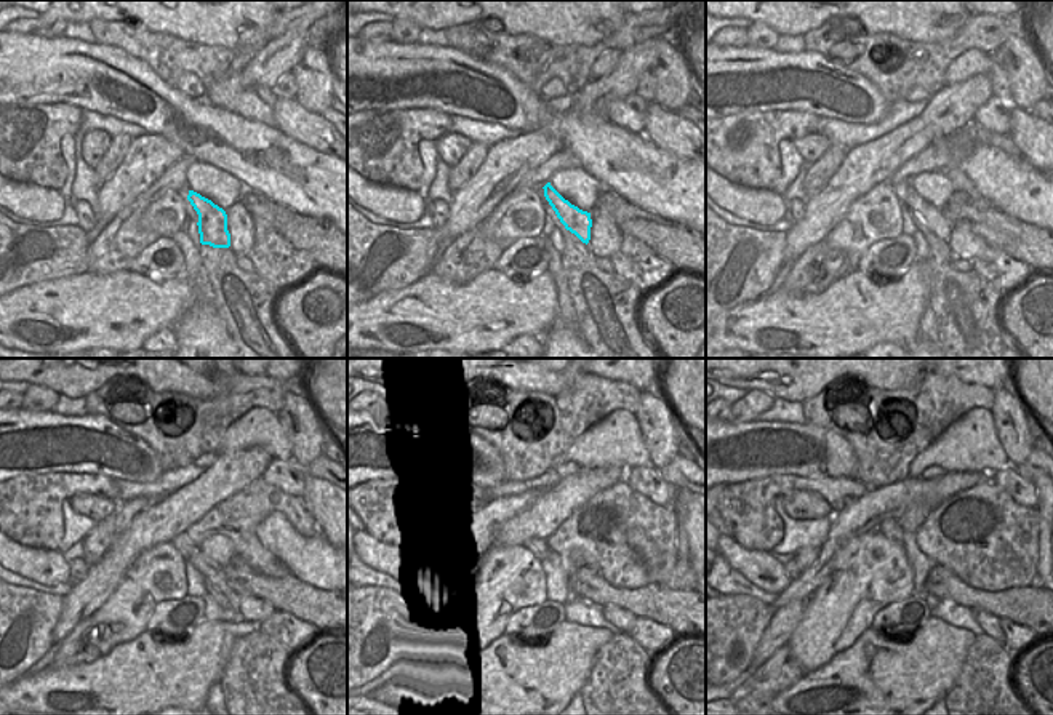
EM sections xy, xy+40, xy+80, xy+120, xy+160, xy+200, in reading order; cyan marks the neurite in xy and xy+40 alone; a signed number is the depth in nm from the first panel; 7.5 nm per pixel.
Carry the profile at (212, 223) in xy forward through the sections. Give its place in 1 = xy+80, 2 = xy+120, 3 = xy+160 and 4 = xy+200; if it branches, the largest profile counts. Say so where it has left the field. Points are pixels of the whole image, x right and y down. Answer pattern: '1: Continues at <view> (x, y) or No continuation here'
1: Continues at xy+80 (928, 215)
2: Continues at xy+120 (212, 571)
3: Continues at xy+160 (538, 546)
4: Continues at xy+200 (888, 528).

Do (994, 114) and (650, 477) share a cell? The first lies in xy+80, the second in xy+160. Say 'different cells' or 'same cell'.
same cell

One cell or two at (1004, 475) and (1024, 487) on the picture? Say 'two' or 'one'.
one

